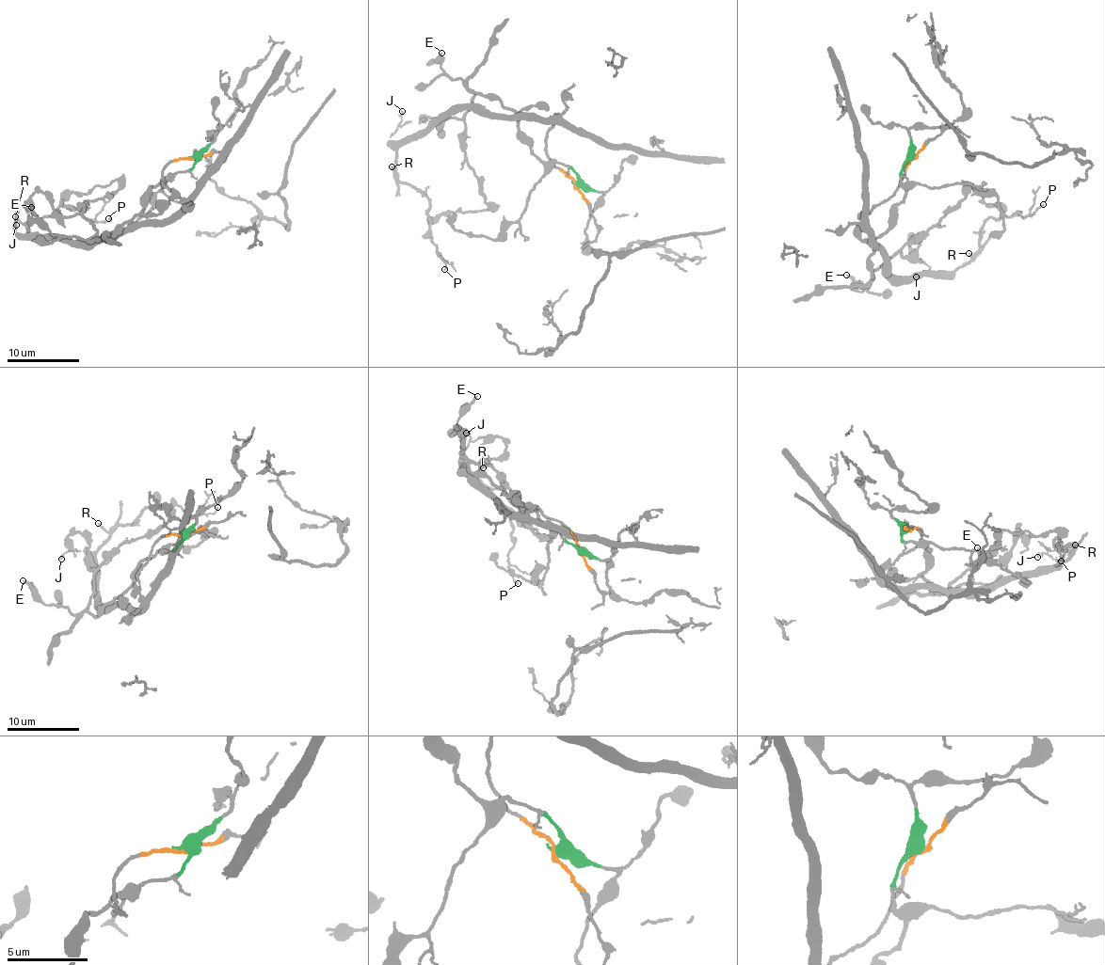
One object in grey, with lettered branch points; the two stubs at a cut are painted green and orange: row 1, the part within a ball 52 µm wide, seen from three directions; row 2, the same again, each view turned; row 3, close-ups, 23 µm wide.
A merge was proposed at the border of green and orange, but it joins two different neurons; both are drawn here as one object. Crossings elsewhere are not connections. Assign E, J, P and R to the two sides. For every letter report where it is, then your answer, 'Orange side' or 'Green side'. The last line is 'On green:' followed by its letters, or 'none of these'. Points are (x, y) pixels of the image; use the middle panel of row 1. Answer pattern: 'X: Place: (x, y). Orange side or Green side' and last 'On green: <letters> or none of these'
E: Place: (441, 53). Green side
J: Place: (402, 111). Orange side
P: Place: (444, 269). Orange side
R: Place: (392, 166). Orange side
On green: E

